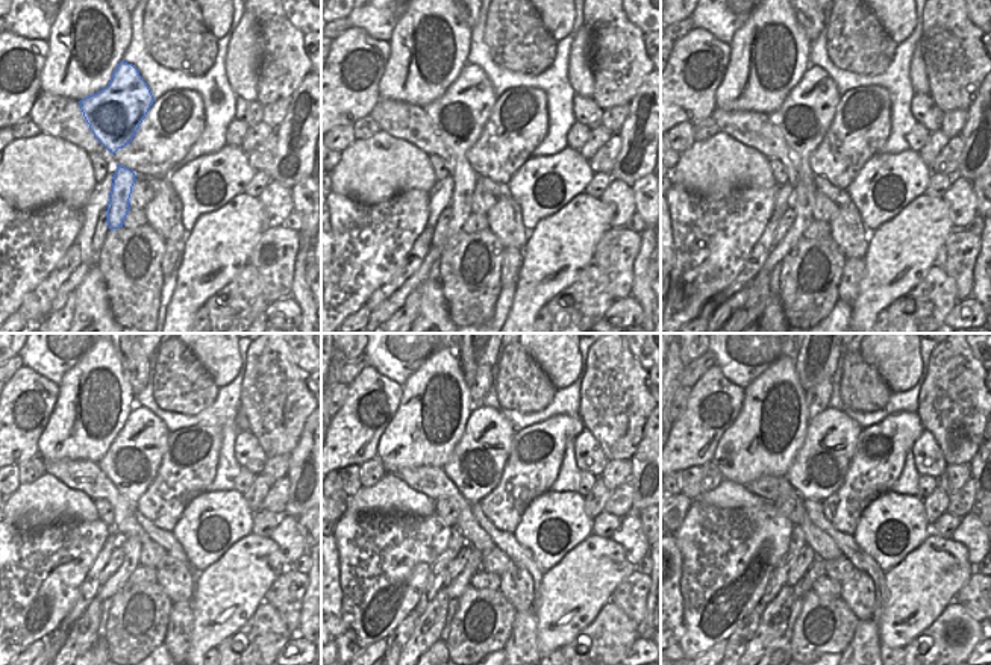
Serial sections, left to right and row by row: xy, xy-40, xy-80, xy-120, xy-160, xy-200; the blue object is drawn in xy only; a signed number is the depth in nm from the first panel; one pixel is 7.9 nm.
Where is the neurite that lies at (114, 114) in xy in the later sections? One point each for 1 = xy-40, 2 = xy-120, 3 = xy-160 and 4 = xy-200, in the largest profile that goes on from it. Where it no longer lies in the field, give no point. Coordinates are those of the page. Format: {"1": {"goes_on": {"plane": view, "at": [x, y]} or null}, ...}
{"1": {"goes_on": {"plane": "xy-40", "at": [459, 115]}}, "2": {"goes_on": {"plane": "xy-120", "at": [132, 461]}}, "3": {"goes_on": {"plane": "xy-160", "at": [476, 464]}}, "4": {"goes_on": {"plane": "xy-200", "at": [823, 461]}}}

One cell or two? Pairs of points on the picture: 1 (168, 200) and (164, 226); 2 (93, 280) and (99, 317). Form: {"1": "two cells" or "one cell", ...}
{"1": "one cell", "2": "one cell"}

